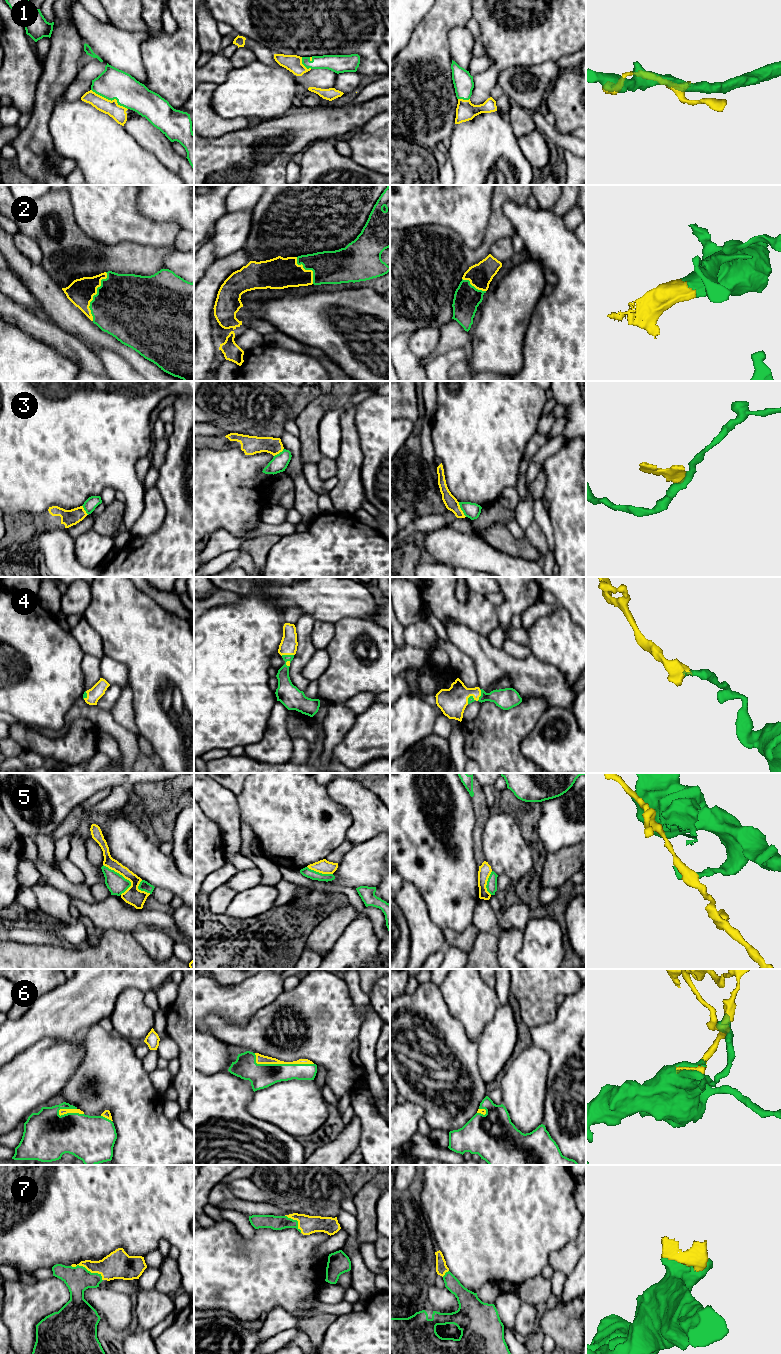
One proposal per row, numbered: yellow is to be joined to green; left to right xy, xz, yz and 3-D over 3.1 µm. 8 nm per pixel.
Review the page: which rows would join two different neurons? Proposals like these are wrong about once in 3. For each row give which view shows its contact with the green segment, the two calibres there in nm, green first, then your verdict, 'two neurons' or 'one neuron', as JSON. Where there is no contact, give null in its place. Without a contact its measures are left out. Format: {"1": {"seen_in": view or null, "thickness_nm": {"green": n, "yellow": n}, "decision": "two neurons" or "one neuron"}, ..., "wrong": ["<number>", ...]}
{"1": {"seen_in": "xy", "thickness_nm": {"green": 240, "yellow": 120}, "decision": "two neurons"}, "2": {"seen_in": "xy", "thickness_nm": {"green": 480, "yellow": 220}, "decision": "one neuron"}, "3": {"seen_in": "yz", "thickness_nm": {"green": 130, "yellow": 110}, "decision": "two neurons"}, "4": {"seen_in": "xz", "thickness_nm": {"green": 120, "yellow": 140}, "decision": "one neuron"}, "5": {"seen_in": "xy", "thickness_nm": {"green": 160, "yellow": 140}, "decision": "two neurons"}, "6": {"seen_in": "xz", "thickness_nm": {"green": 200, "yellow": 80}, "decision": "one neuron"}, "7": {"seen_in": "xy", "thickness_nm": {"green": 200, "yellow": 220}, "decision": "one neuron"}, "wrong": ["1", "3", "5"]}

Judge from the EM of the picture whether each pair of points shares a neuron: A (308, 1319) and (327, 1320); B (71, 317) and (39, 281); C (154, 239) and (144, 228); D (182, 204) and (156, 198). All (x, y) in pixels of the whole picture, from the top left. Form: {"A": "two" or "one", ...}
{"A": "one", "B": "one", "C": "one", "D": "one"}

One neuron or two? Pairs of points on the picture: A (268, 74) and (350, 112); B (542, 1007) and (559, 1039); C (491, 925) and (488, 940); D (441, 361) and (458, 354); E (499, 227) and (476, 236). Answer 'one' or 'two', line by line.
A: two
B: two
C: two
D: one
E: two

